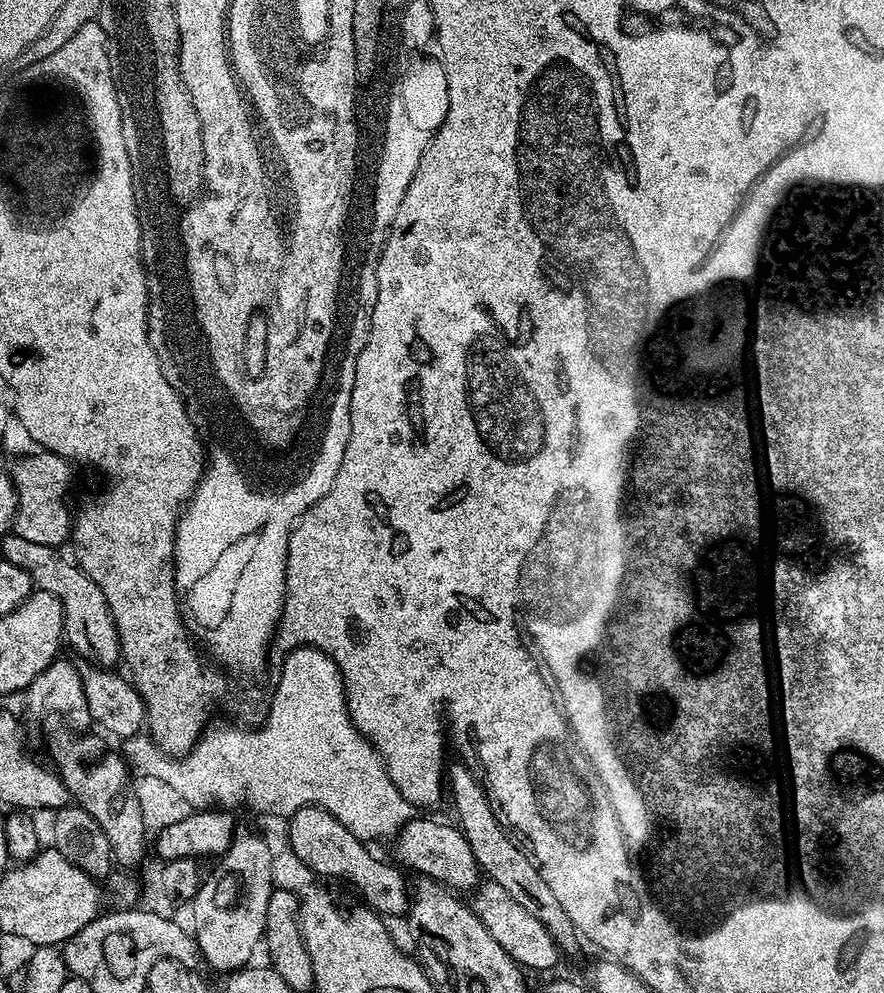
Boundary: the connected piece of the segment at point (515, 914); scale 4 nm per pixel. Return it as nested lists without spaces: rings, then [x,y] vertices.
[[[493,882],[481,883],[475,891],[471,893],[470,907],[472,912],[480,919],[482,926],[490,930],[490,938],[510,954],[517,964],[525,970],[537,968],[538,971],[544,972],[547,968],[552,968],[562,959],[562,953],[556,946],[556,939],[549,934],[546,926],[526,910],[526,906],[514,902],[510,895],[506,894],[502,886]]]

